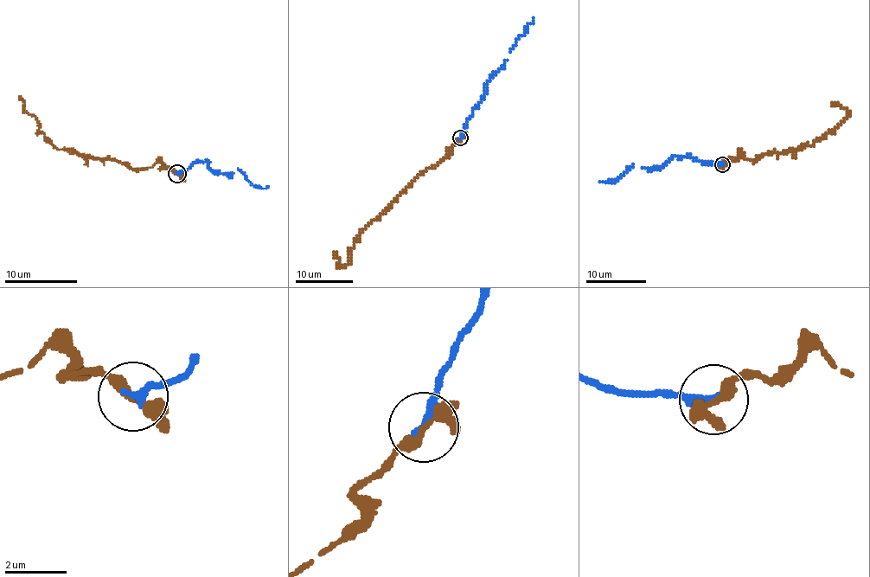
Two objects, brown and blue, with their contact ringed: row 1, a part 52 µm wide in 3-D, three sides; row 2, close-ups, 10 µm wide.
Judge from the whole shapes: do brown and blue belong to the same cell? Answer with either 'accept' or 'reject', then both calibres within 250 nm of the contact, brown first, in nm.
accept; calibres 260 and 280 nm

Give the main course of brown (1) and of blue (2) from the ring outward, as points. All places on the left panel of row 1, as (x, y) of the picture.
1: (176, 174), (160, 163), (131, 169), (115, 160), (59, 150), (39, 130), (39, 123), (19, 97)
2: (176, 174), (192, 163), (207, 160), (207, 166), (212, 171), (230, 174), (238, 169), (253, 187), (268, 186)

